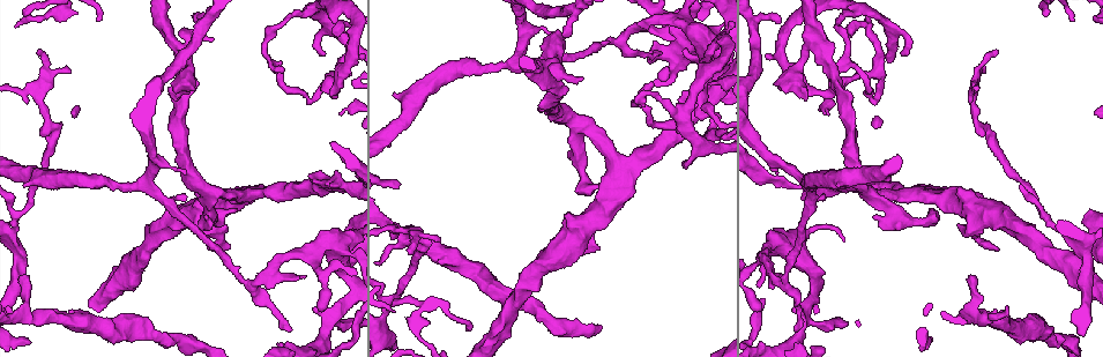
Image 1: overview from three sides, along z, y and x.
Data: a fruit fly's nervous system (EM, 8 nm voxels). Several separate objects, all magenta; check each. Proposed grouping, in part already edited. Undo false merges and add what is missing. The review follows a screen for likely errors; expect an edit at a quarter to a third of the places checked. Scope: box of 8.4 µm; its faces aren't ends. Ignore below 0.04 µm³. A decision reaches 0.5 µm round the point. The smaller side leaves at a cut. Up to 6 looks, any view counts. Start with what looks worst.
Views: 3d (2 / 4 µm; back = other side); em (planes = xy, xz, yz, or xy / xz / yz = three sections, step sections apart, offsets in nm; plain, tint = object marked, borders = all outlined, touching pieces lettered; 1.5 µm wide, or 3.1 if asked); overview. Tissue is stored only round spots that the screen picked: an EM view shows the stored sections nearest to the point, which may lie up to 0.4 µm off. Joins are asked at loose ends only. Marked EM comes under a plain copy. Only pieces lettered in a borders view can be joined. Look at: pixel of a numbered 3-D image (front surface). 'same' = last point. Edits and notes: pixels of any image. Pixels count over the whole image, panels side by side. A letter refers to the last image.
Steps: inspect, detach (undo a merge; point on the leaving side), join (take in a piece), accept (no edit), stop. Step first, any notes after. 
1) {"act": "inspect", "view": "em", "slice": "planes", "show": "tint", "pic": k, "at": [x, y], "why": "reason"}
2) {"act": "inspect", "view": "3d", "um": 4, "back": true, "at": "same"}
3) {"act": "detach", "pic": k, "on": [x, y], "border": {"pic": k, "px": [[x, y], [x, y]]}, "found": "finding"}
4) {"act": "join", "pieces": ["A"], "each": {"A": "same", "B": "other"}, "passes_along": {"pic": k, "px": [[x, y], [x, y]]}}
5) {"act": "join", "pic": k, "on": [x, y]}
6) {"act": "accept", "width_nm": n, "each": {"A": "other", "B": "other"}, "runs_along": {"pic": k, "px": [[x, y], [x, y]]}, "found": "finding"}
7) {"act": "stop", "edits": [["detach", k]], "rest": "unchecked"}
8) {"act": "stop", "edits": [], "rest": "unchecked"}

{"act": "inspect", "view": "3d", "um": 2, "pic": 1, "at": [996, 50]}

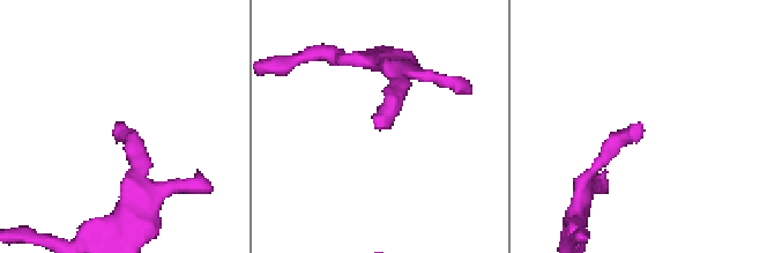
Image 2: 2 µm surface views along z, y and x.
{"act": "inspect", "view": "em", "slice": "planes", "show": "borders", "pic": 2, "at": [376, 127]}

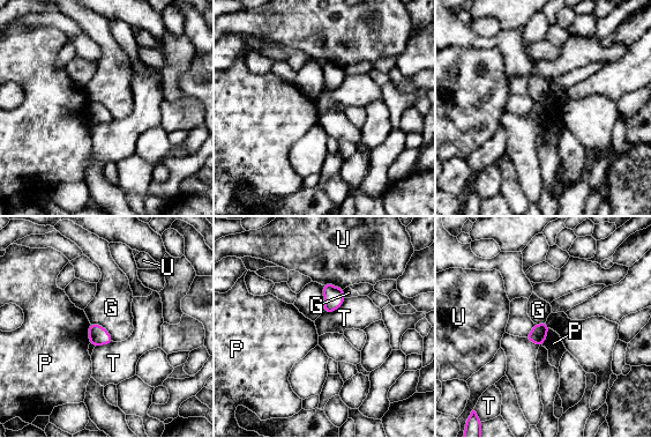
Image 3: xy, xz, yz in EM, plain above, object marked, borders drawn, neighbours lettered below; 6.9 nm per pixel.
{"act": "accept", "each": {"G": "other", "P": "other", "T": "other", "U": "other"}, "border": {"pic": 3, "px": [[90, 324], [88, 331], [89, 342]]}, "found": "none of them fits"}

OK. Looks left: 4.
{"act": "inspect", "view": "em", "slice": "planes", "show": "tint", "pic": 1, "at": [964, 228]}

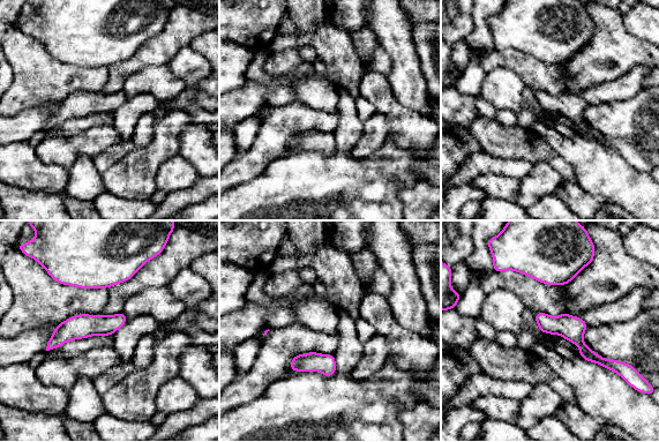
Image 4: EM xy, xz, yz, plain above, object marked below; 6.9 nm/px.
{"act": "inspect", "view": "em", "slice": "planes", "show": "borders", "at": "same", "why": "see the neighbours"}

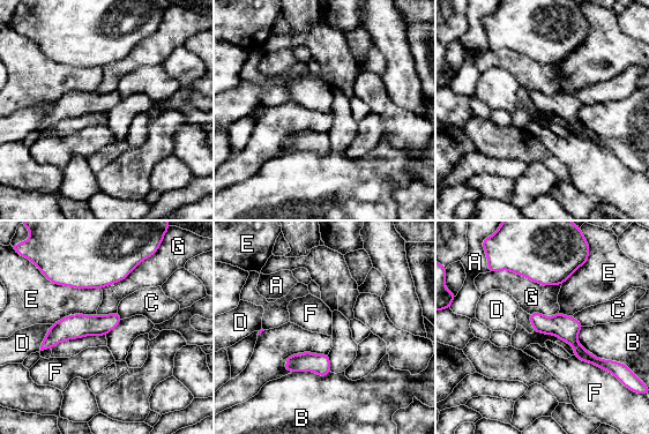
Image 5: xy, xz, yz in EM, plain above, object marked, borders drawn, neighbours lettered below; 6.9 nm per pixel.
{"act": "accept", "each": {"A": "other", "B": "other", "C": "other", "D": "other", "E": "other", "F": "other", "G": "other"}, "border": {"pic": 5, "px": [[32, 263], [53, 283], [101, 289]]}, "found": "none of them fits"}

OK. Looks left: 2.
{"act": "stop", "edits": [], "rest": "unchecked"}

